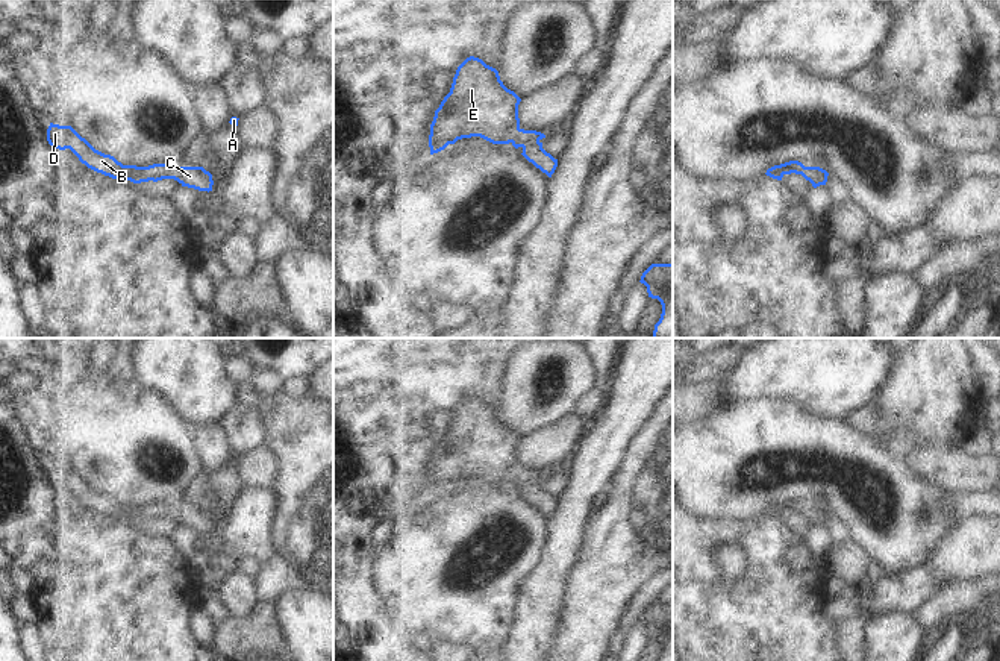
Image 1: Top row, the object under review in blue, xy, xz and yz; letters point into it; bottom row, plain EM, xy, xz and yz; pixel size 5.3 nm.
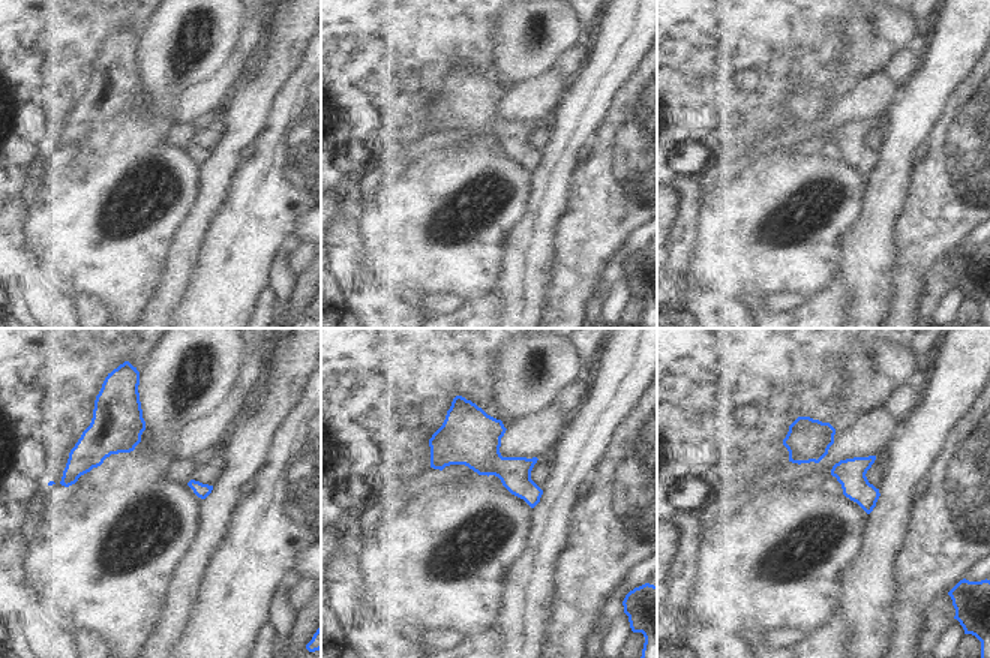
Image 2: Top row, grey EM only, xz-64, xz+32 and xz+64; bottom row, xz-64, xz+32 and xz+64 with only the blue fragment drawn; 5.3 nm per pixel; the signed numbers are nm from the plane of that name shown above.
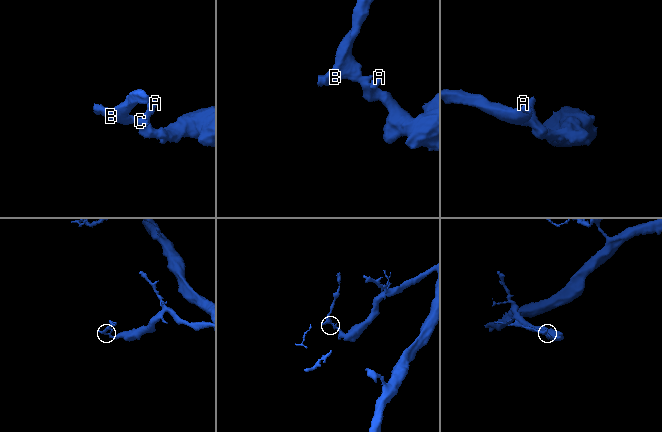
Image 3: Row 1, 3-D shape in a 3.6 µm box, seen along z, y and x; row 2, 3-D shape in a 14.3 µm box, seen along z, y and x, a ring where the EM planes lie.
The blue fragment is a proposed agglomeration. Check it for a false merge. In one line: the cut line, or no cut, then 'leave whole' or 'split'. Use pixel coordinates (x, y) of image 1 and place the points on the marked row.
no cut | leave whole

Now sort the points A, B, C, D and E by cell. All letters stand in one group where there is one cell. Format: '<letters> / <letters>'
A B C D E

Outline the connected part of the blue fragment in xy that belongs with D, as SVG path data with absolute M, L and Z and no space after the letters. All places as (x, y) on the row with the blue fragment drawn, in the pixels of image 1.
M50 123L47 141L59 150L70 149L88 168L112 179L130 180L133 183L174 179L182 186L208 193L212 191L212 174L203 167L173 167L170 164L153 164L148 167L123 165L114 156L95 150L71 126Z

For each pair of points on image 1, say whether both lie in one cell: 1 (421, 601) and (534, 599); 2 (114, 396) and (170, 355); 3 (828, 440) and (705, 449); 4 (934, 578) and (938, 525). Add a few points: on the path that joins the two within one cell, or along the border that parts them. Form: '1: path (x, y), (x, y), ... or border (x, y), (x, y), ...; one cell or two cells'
1: border (538, 567), (521, 587), (521, 602), (512, 634); two cells
2: border (137, 378), (167, 397); two cells
3: path (797, 444), (735, 449); one cell
4: border (928, 563), (894, 576); two cells

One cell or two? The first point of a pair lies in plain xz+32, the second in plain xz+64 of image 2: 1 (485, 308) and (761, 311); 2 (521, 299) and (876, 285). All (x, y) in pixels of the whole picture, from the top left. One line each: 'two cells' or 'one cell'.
1: one cell
2: one cell

